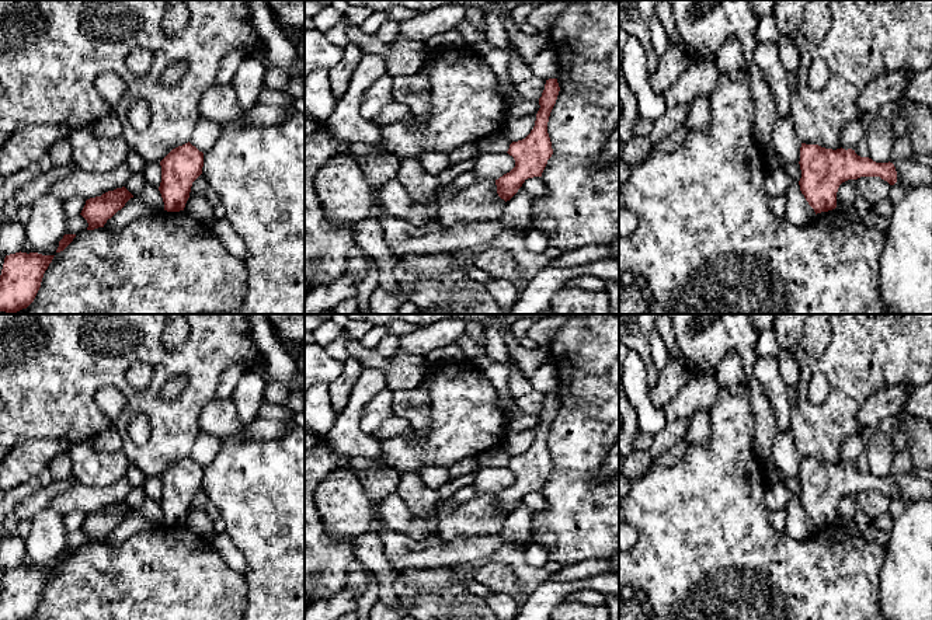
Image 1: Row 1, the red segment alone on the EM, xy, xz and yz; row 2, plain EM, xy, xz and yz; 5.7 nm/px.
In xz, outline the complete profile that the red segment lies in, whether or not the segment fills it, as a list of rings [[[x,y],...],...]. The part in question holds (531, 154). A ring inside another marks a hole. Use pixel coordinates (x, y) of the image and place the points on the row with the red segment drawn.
[[[557,79],[546,80],[545,90],[539,98],[540,108],[536,114],[533,129],[525,139],[510,144],[507,153],[514,157],[515,167],[495,180],[497,194],[505,202],[518,192],[528,178],[542,177],[547,160],[553,154],[547,122],[559,91]]]

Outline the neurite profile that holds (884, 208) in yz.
[[[888,198],[880,201],[880,202],[879,202],[877,205],[874,205],[873,208],[874,208],[874,212],[876,212],[877,215],[880,215],[881,217],[884,217],[884,219],[887,219],[887,220],[891,219],[891,213],[893,213],[893,210],[894,210],[894,205],[893,205],[893,202],[891,202]]]

